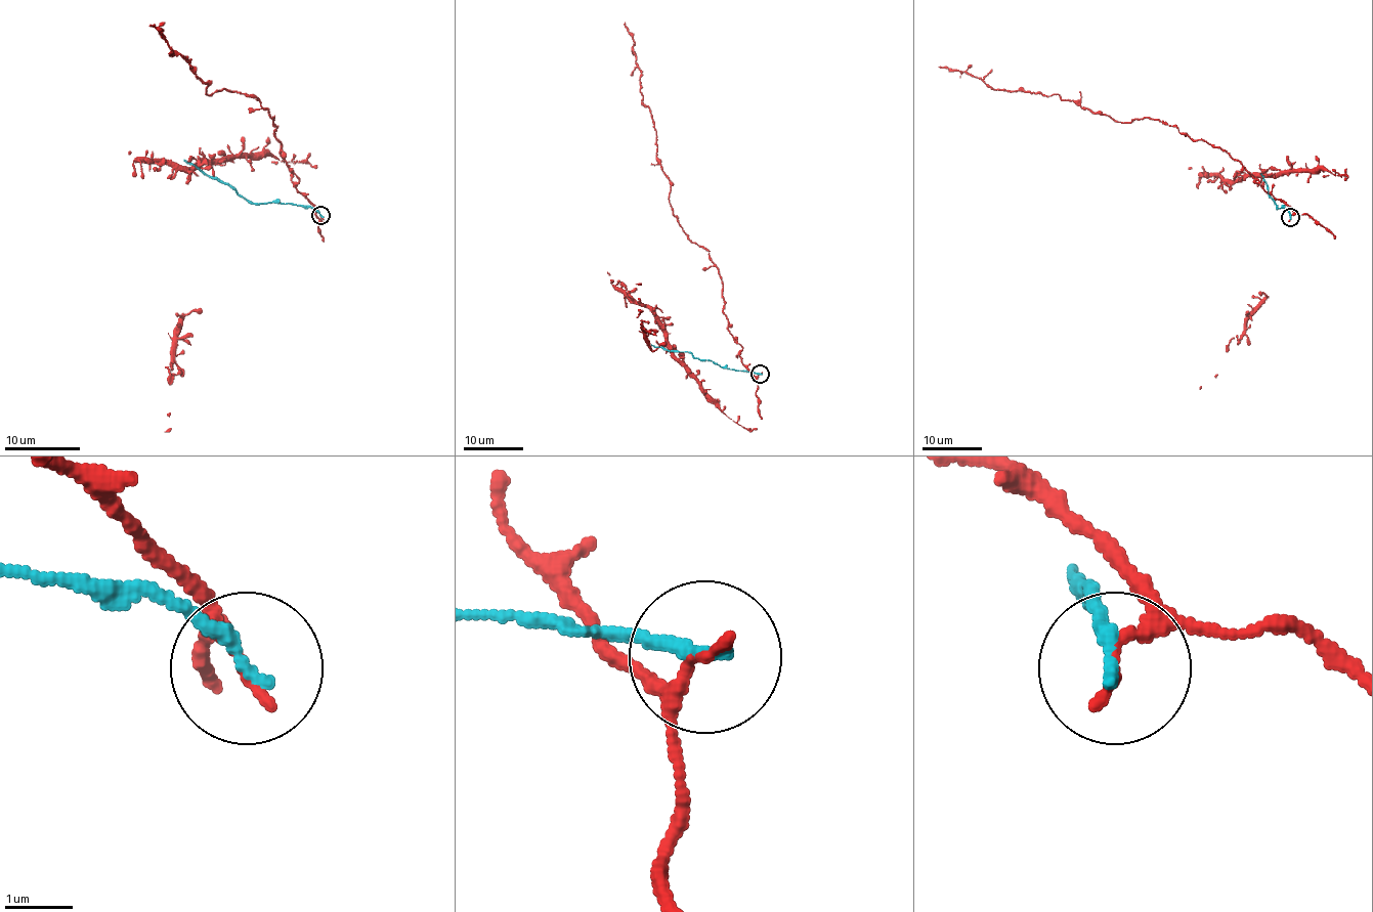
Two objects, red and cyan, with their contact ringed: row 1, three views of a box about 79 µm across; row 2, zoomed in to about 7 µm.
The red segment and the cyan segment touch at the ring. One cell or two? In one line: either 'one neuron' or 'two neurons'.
two neurons

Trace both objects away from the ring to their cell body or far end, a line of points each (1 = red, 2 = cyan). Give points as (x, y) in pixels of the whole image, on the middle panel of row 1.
1: (760, 375), (742, 362), (742, 348), (728, 332), (717, 265), (671, 205), (624, 23)
2: (760, 375), (723, 368), (690, 352), (666, 350), (651, 345)

